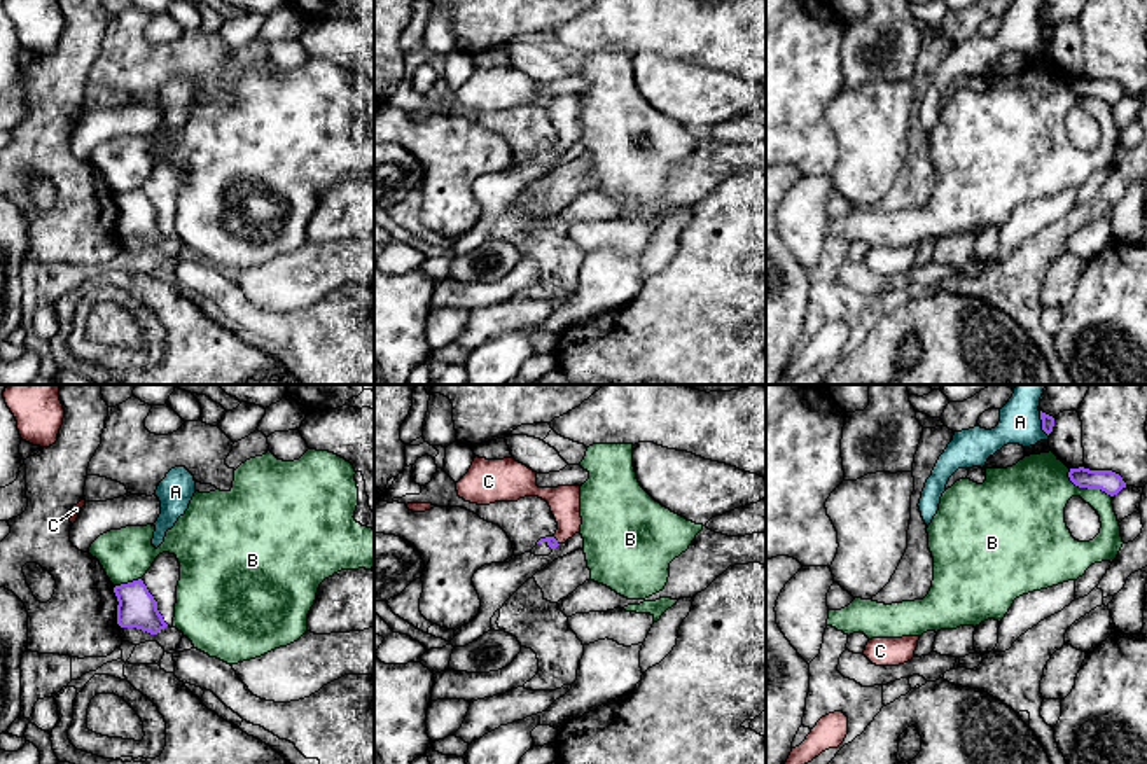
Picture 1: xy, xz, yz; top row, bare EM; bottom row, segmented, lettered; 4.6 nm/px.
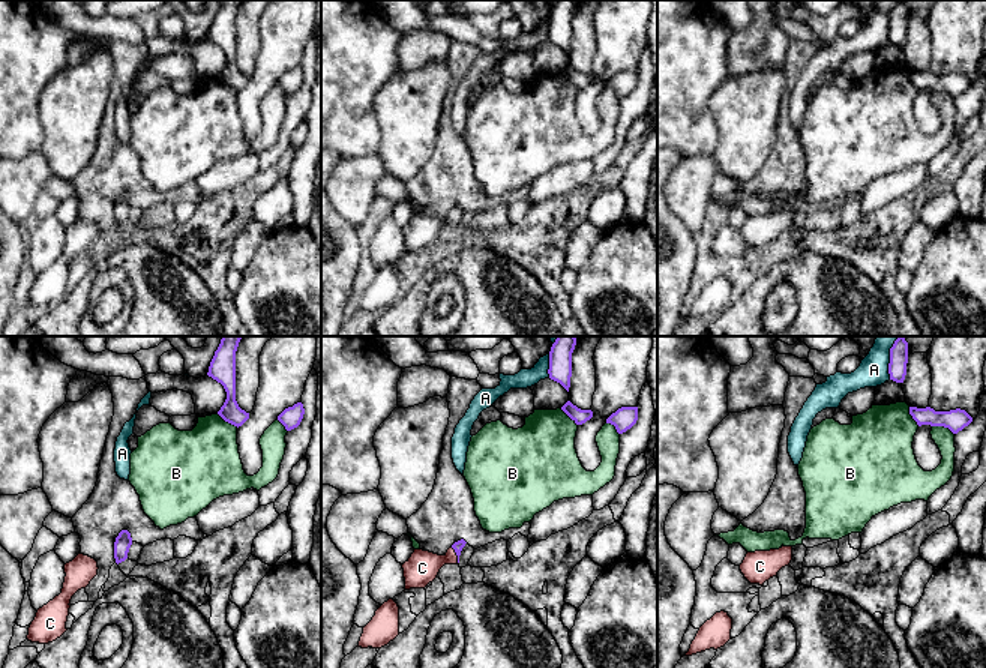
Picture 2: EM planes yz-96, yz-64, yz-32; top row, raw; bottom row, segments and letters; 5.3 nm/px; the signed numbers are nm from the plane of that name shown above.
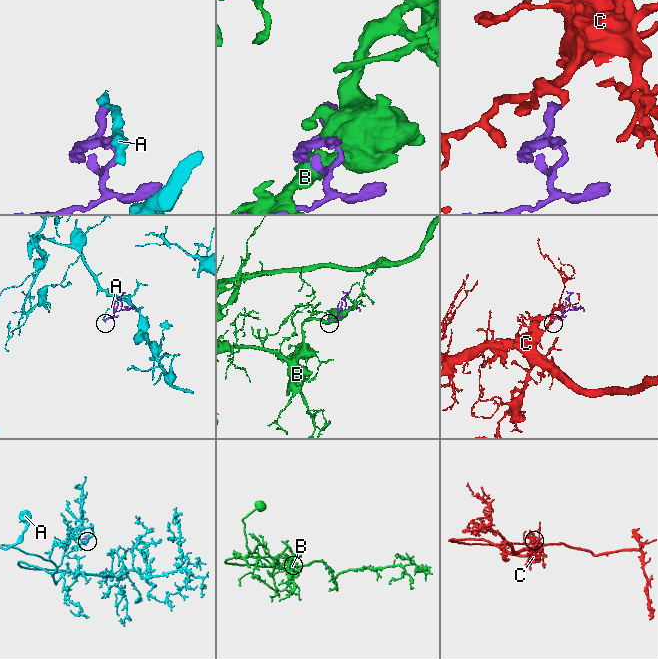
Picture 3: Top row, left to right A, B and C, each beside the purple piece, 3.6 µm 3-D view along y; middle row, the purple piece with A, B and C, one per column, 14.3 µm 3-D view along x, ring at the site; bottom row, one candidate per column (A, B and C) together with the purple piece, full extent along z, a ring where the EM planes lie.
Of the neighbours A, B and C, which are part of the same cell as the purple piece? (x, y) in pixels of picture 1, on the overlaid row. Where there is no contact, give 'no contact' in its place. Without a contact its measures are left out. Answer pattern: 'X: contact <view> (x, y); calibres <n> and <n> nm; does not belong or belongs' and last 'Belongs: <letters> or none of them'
A: contact yz (1042, 423); calibres 60 and 190 nm; does not belong
B: contact yz (1086, 486); calibres 100 and 320 nm; does not belong
C: contact xz (556, 541); calibres 50 and 140 nm; belongs
Belongs: C

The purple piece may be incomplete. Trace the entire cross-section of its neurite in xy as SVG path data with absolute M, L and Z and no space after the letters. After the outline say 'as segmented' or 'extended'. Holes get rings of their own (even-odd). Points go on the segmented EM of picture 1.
M142 579L114 587L117 596L117 624L157 635L168 624L157 610L157 601Z; as segmented

